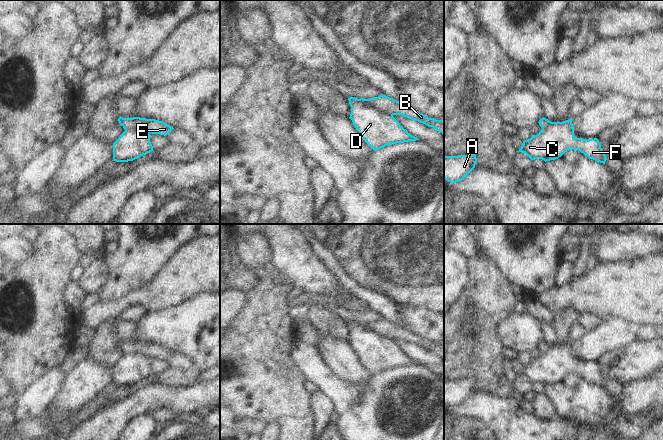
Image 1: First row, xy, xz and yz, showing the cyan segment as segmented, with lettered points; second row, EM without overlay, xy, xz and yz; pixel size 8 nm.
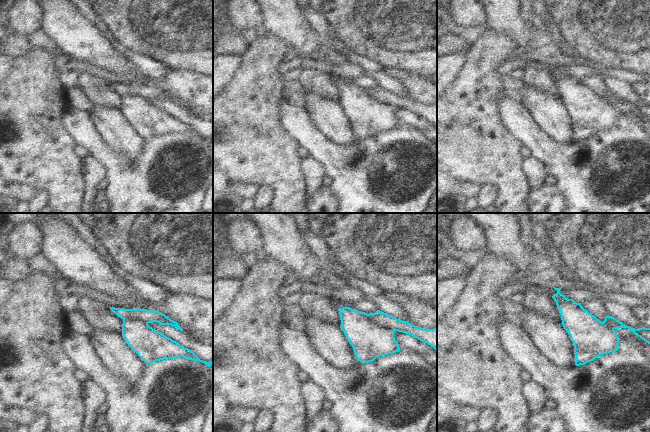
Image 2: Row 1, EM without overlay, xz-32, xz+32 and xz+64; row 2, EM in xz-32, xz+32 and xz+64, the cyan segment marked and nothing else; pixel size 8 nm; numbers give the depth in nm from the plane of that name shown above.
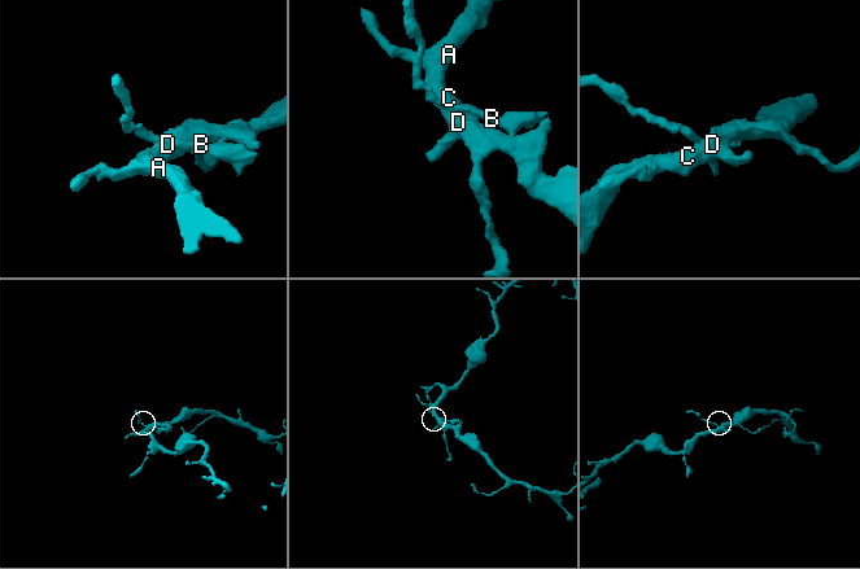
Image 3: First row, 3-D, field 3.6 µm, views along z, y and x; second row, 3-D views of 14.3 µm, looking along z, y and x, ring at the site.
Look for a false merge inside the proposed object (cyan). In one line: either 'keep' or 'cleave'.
cleave

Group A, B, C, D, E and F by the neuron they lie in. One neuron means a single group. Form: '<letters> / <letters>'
A C D F / B E

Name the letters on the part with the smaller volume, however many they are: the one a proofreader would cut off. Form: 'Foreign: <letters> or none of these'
Foreign: B, E

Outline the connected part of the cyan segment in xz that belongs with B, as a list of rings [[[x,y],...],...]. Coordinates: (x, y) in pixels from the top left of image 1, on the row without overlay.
[[[380,319],[378,321],[363,324],[375,331],[378,331],[384,337],[388,337],[390,339],[402,339],[429,351],[433,351],[444,359],[444,343],[436,344],[434,342],[428,342],[422,337],[416,335],[413,331],[400,327],[386,319]]]

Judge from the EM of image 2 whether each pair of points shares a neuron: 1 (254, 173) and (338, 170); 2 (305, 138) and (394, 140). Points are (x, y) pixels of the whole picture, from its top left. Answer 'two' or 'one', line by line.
1: two
2: one

